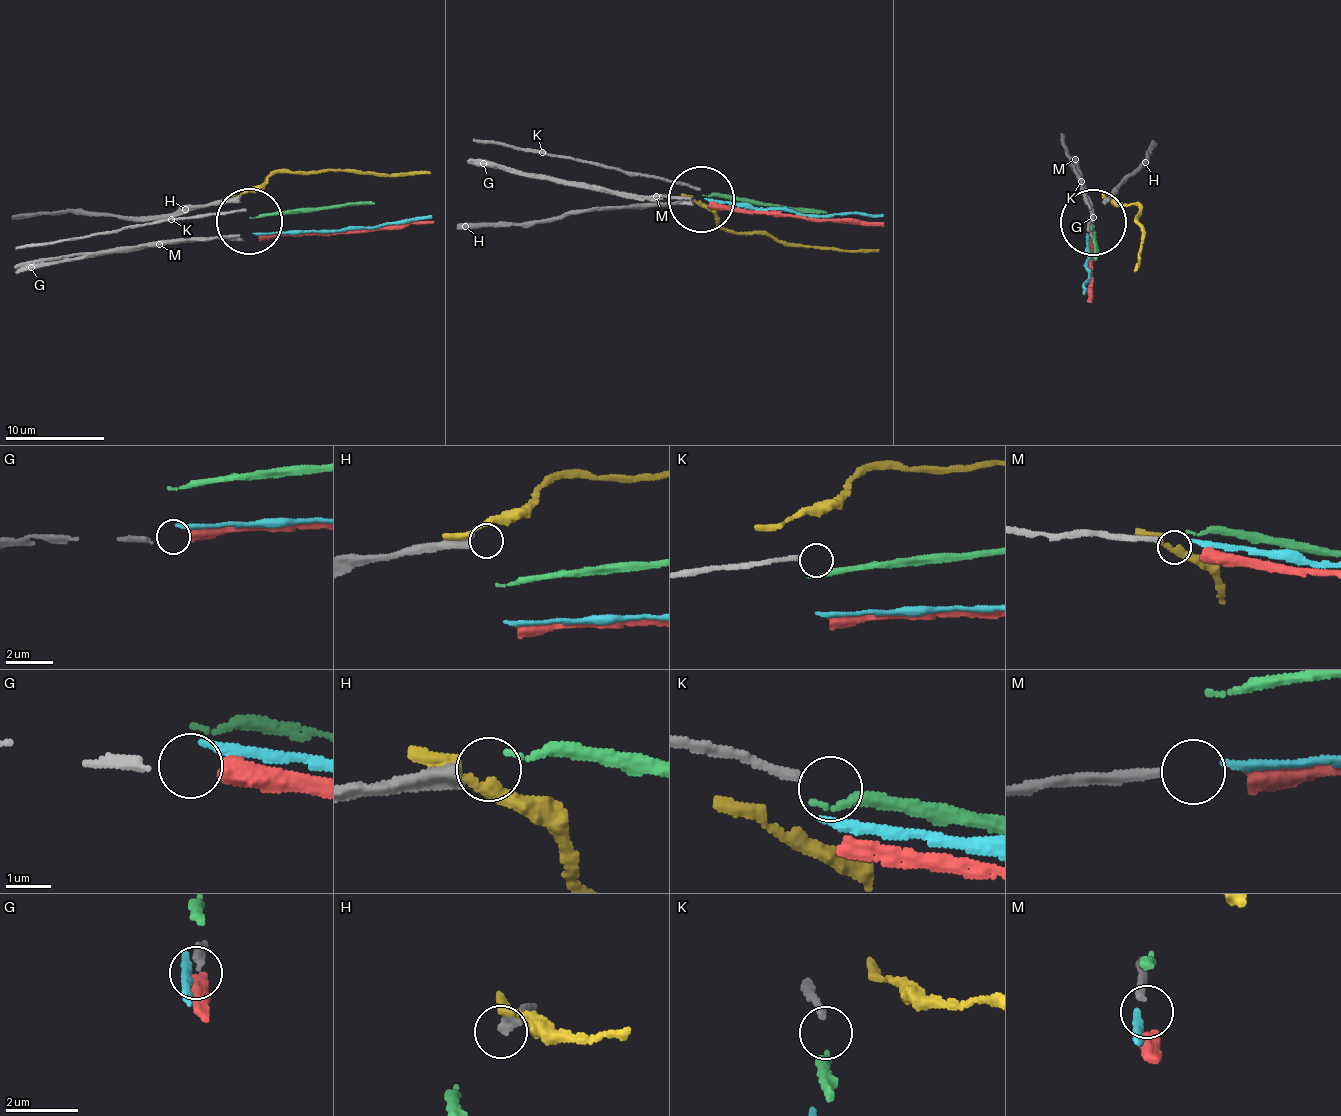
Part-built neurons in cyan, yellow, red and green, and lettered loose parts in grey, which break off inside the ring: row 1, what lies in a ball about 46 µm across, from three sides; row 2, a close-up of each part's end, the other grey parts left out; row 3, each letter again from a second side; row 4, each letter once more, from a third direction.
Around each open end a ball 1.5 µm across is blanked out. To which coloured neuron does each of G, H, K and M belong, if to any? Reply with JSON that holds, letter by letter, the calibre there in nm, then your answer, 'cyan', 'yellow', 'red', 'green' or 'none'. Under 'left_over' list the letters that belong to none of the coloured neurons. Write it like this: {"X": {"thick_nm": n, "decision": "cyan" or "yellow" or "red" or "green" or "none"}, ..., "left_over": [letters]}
{"G": {"thick_nm": 220, "decision": "red"}, "H": {"thick_nm": 440, "decision": "none"}, "K": {"thick_nm": 190, "decision": "none"}, "M": {"thick_nm": 220, "decision": "cyan"}, "left_over": ["H", "K"]}

